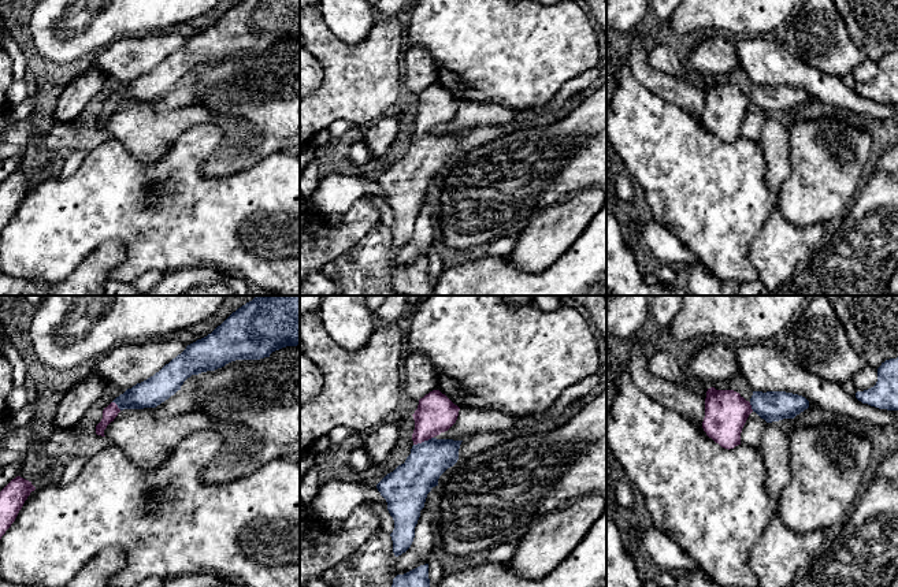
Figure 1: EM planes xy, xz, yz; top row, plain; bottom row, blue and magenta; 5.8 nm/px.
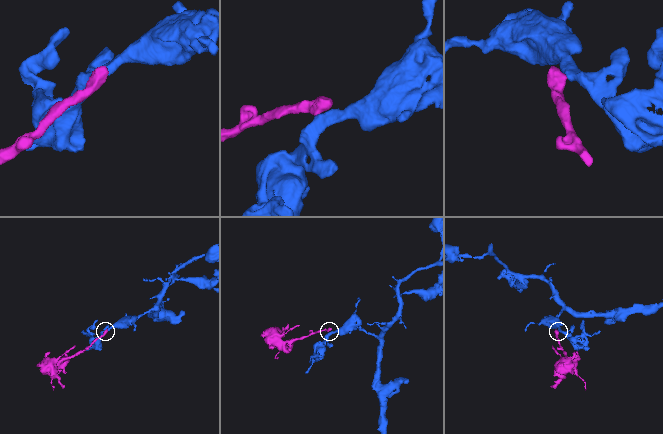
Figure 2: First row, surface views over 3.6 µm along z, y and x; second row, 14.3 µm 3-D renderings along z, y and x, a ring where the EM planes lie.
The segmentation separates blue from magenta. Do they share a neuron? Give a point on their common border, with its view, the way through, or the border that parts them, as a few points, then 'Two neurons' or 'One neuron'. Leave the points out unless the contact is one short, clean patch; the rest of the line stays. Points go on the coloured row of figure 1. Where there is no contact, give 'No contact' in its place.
Touches blue at xz (425, 441). Path across: xz (412, 480), (425, 465), (425, 441), (425, 430), (435, 413). One neuron

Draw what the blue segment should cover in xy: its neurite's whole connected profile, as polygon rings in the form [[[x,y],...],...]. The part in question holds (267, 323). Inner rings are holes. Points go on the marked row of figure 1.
[[[256,296],[207,337],[197,339],[146,380],[127,389],[103,410],[96,434],[105,436],[104,430],[123,409],[156,408],[174,395],[192,375],[215,371],[235,360],[260,360],[275,350],[300,343],[300,296]]]

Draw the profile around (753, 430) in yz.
[[[752,412],[742,428],[741,443],[761,450],[761,439],[767,424],[756,412]]]

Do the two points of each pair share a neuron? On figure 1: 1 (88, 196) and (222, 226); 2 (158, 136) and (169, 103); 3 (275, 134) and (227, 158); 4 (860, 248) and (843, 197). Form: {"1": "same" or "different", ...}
{"1": "same", "2": "different", "3": "same", "4": "different"}

